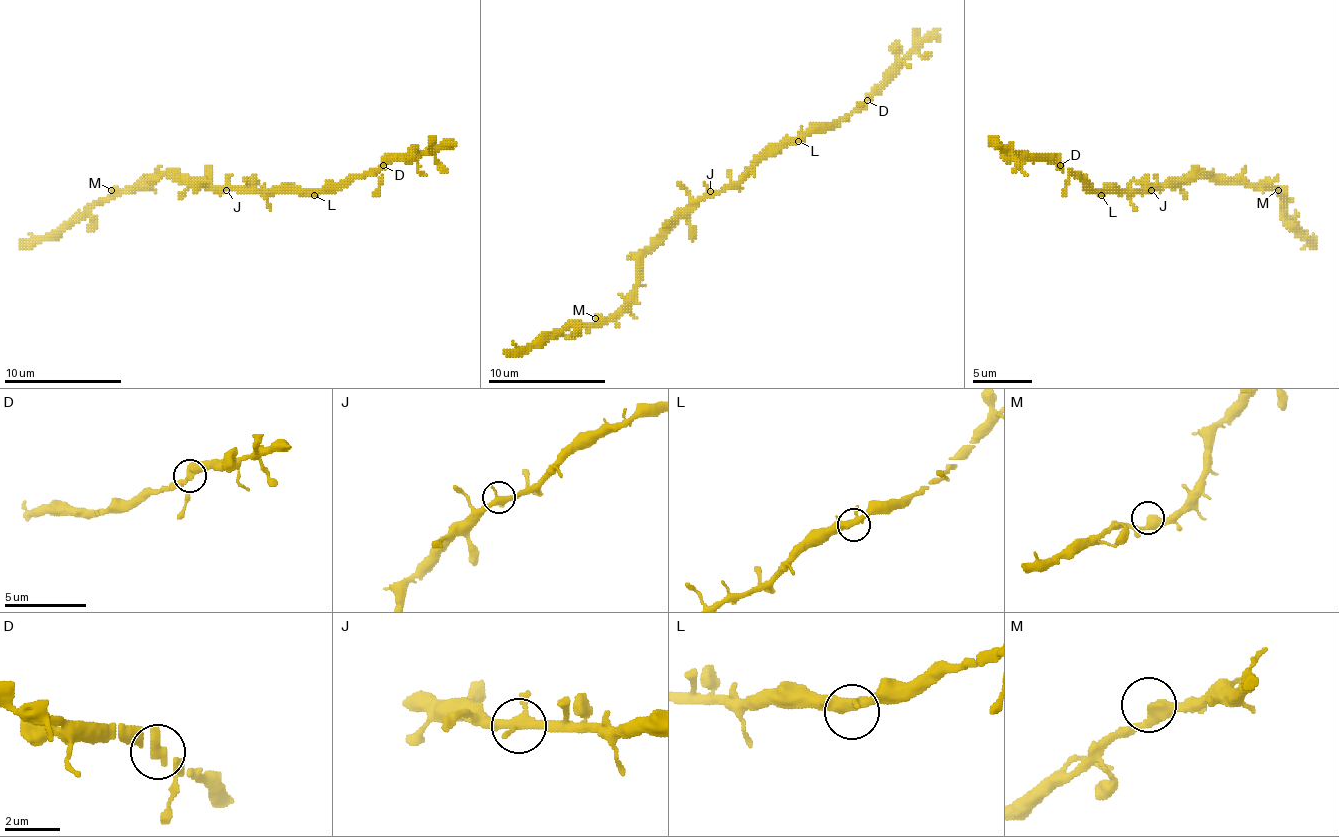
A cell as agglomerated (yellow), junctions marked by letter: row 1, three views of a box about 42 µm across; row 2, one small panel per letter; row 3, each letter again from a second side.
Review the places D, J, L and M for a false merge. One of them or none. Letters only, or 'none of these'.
none of these

